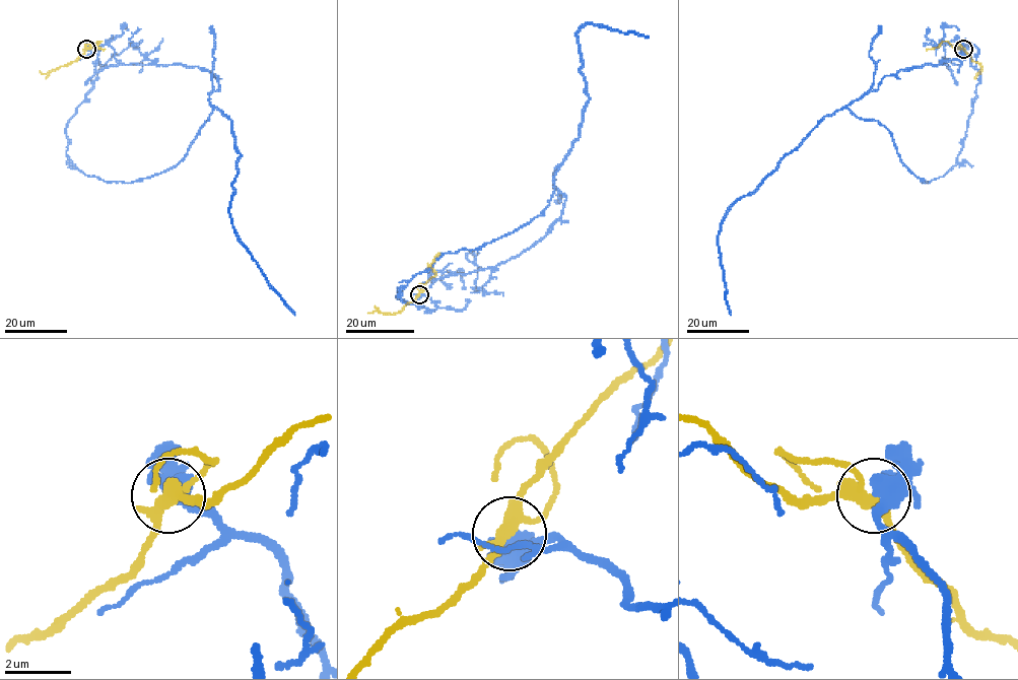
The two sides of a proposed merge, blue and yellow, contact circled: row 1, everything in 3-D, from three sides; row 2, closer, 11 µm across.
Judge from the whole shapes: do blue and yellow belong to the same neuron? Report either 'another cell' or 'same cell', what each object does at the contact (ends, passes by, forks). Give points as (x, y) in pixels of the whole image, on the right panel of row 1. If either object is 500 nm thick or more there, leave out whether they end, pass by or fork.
another cell | blue forks | yellow forks

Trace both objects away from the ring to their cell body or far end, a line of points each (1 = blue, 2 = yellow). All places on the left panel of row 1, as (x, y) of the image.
1: (85, 48), (103, 68), (67, 123), (69, 159), (141, 181), (219, 110), (240, 153), (236, 235), (295, 315)
2: (85, 49), (81, 56), (66, 66), (47, 73), (40, 71)

